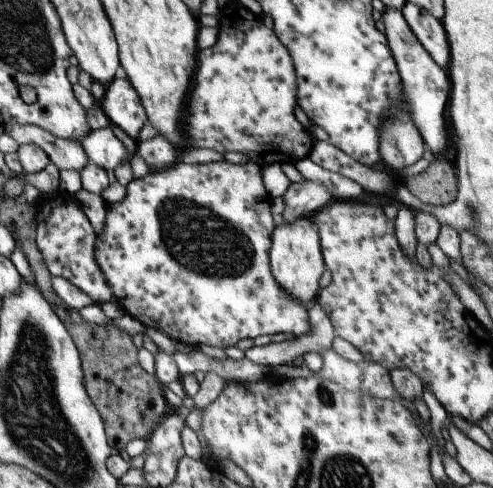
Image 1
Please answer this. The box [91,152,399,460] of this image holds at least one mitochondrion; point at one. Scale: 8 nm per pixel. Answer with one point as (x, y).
(199, 240)

